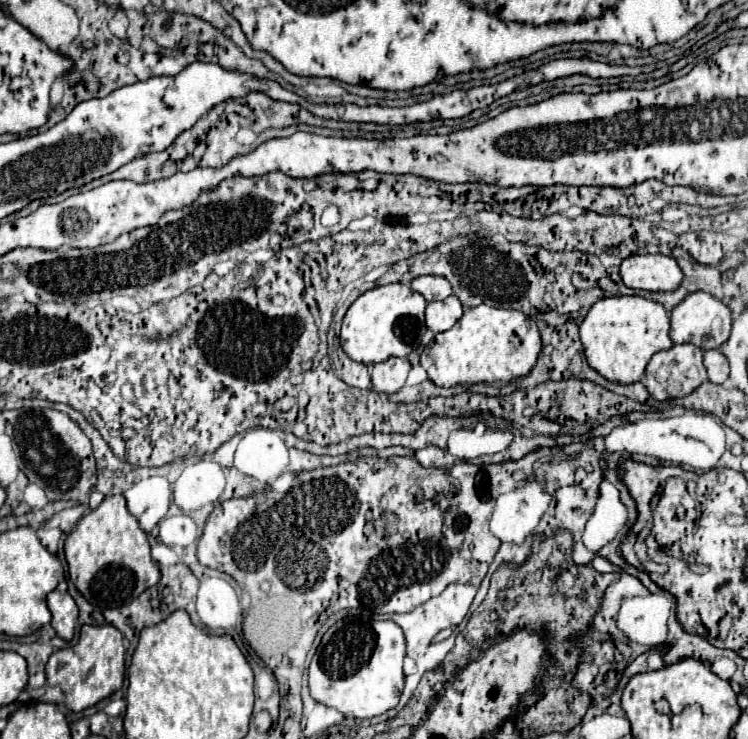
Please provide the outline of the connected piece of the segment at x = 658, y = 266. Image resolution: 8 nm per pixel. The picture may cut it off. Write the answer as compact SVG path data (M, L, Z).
M629 255L621 261L623 283L631 289L673 291L679 287L683 273L673 257L667 255Z

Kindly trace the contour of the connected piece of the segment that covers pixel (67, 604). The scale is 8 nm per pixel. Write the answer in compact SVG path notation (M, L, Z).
M51 591L47 595L47 605L49 611L53 615L51 625L57 631L59 637L63 637L65 641L73 639L73 629L77 623L77 605L73 601L73 597L67 591Z

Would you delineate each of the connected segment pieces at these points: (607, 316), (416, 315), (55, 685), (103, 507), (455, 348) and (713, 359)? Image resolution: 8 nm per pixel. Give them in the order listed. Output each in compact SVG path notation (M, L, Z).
M617 295L599 299L583 319L579 333L587 363L605 379L619 383L639 381L649 359L657 351L669 349L673 345L673 341L669 339L667 309L661 303L639 295Z
M389 283L365 291L347 309L341 323L341 347L359 363L381 363L389 357L407 357L415 347L421 345L421 337L427 331L425 311L427 301L405 283Z
M83 625L77 645L59 649L47 663L47 687L41 701L63 703L71 711L83 711L109 697L123 685L125 647L123 633L113 625Z
M123 495L105 497L97 509L81 517L77 527L65 539L65 557L69 579L79 593L99 609L127 605L161 579L161 571L151 559L147 533L129 513Z
M477 305L467 309L463 317L453 325L453 329L437 333L423 350L421 365L427 369L429 379L441 387L453 387L457 383L477 383L477 381L511 381L515 377L527 375L541 353L541 335L535 321L515 309L497 309L489 305Z
M709 349L703 355L703 365L707 369L707 377L711 383L723 383L729 377L727 357L719 349Z

